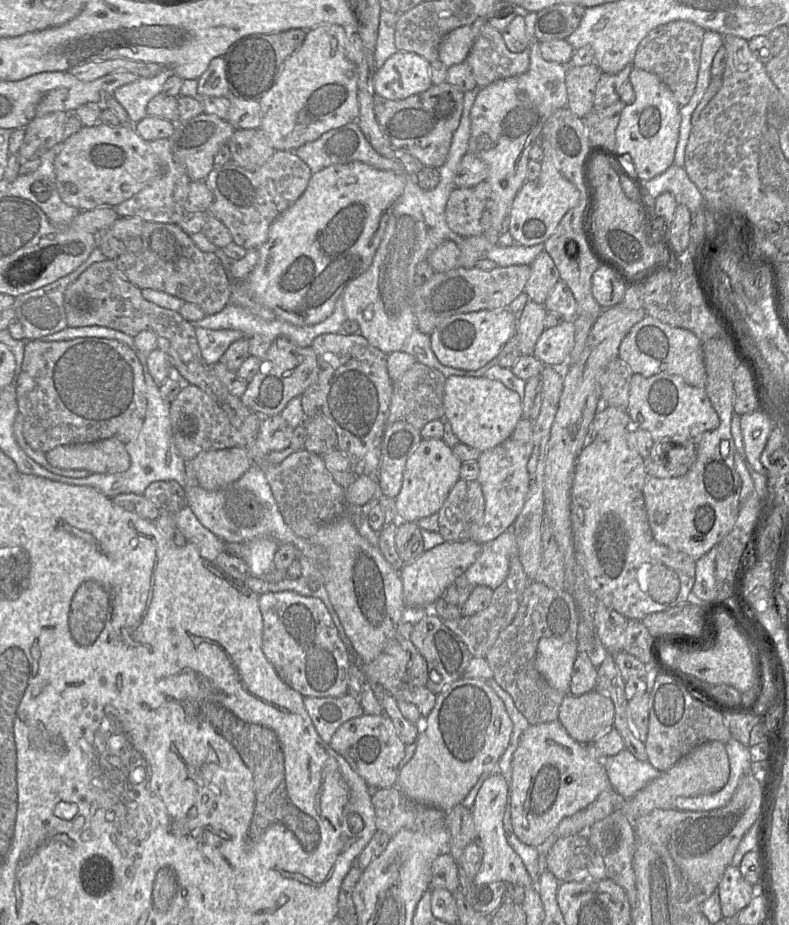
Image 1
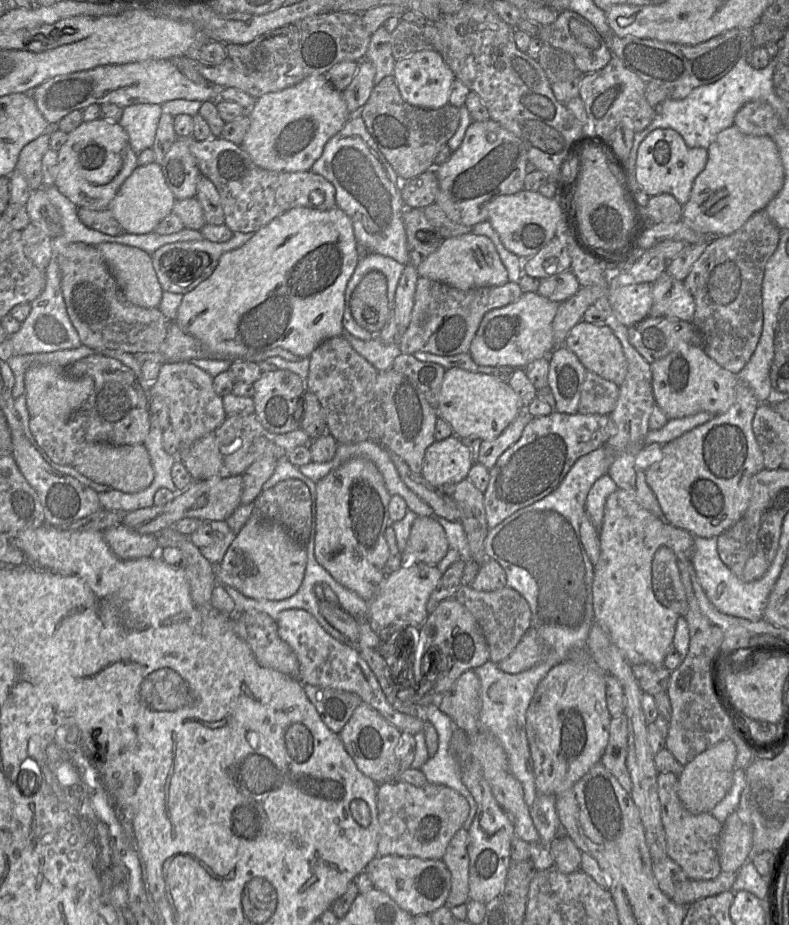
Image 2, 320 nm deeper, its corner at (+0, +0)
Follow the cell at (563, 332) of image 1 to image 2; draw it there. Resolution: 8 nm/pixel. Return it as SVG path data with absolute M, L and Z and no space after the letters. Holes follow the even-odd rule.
M581 321L571 329L564 345L576 354L587 371L618 386L625 380L627 359L609 326Z

